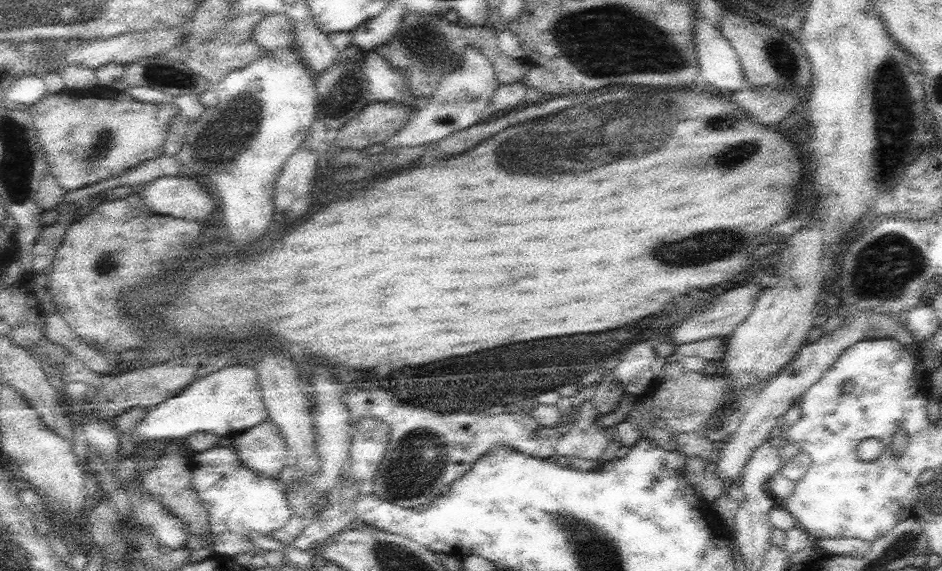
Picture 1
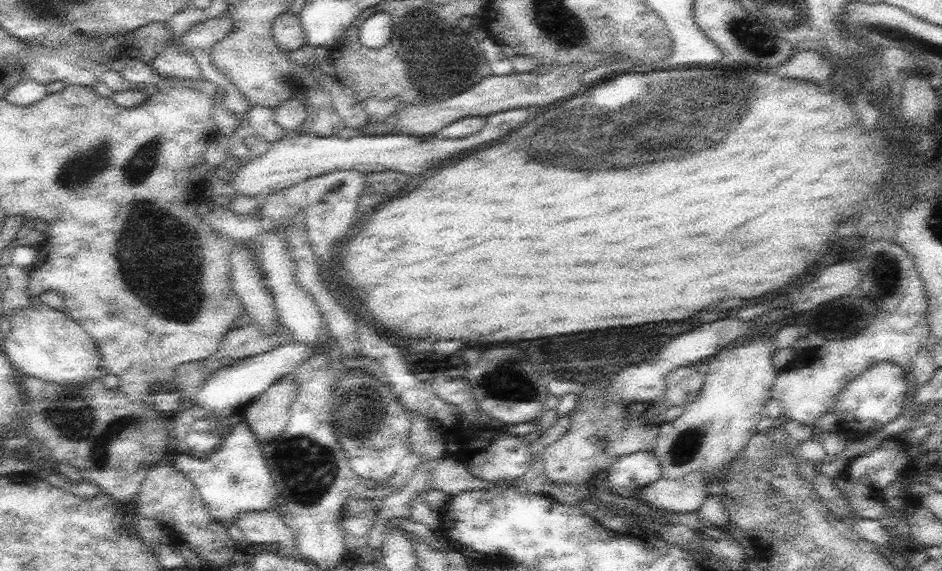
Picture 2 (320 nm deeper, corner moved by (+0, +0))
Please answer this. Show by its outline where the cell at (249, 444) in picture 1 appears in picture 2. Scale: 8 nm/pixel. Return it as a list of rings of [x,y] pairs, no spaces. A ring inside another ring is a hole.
[[[293,375],[284,376],[244,408],[247,425],[262,444],[276,440],[284,432],[297,394]]]

